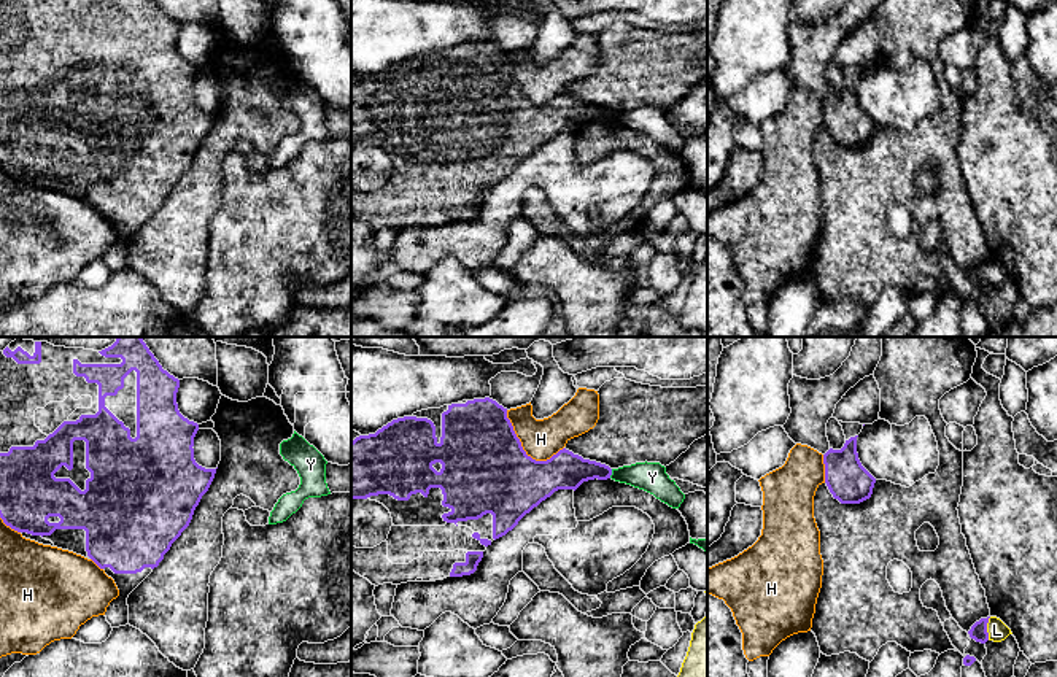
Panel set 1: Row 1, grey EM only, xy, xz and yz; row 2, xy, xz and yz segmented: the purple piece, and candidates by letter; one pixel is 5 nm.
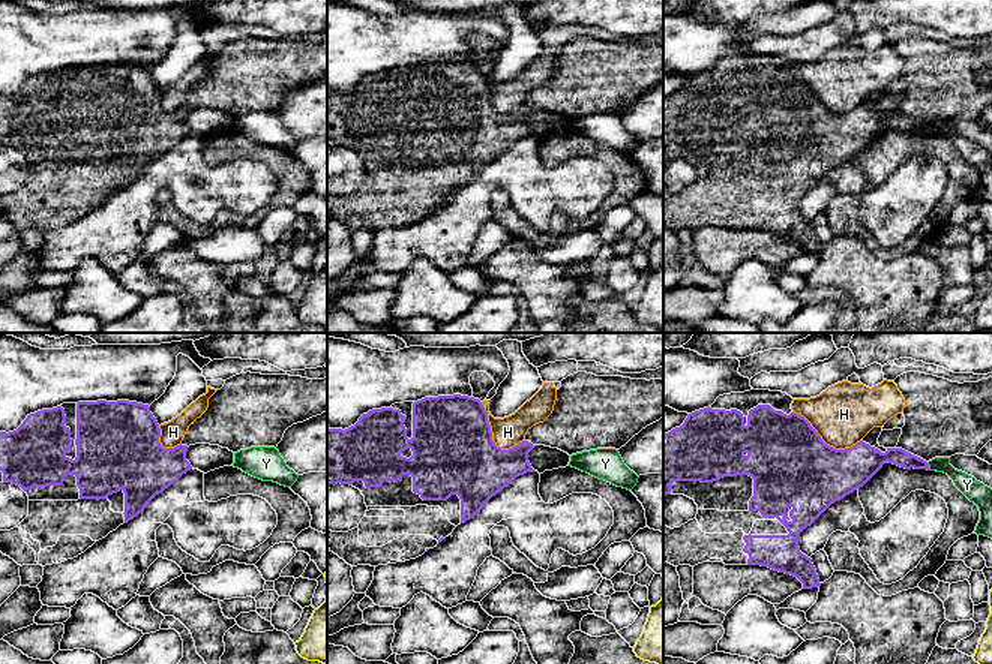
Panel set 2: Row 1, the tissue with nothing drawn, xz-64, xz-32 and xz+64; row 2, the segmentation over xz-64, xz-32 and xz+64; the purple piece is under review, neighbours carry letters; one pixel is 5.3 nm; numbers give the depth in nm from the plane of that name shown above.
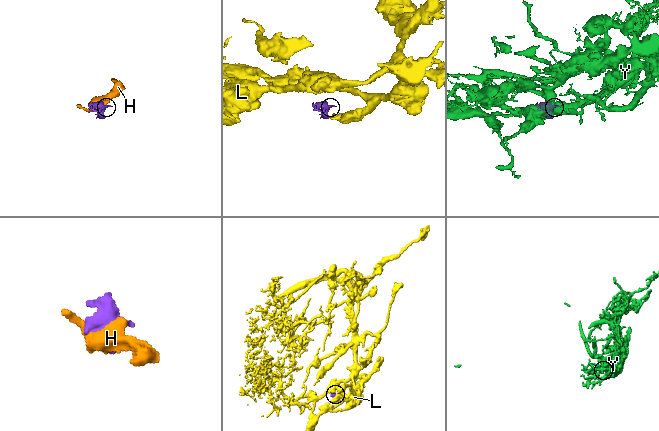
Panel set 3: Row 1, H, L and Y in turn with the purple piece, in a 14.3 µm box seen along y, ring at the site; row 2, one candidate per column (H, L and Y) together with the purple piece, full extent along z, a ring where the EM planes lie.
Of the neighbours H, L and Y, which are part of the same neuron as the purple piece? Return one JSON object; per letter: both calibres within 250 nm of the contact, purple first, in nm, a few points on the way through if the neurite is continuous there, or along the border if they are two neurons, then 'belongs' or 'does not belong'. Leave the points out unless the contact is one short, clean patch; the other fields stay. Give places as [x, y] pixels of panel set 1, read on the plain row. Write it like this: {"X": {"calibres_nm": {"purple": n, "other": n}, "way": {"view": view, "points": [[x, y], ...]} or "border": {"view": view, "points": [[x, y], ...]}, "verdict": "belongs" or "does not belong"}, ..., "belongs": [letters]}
{"H": {"calibres_nm": {"purple": 440, "other": 200}, "verdict": "does not belong"}, "L": {"calibres_nm": {"purple": 90, "other": 100}, "way": {"view": "yz", "points": [[978, 275], [986, 272], [997, 274]]}, "verdict": "belongs"}, "Y": {"calibres_nm": {"purple": 190, "other": 150}, "border": {"view": "xz", "points": [[612, 113], [609, 121]]}, "verdict": "does not belong"}, "belongs": ["L"]}

